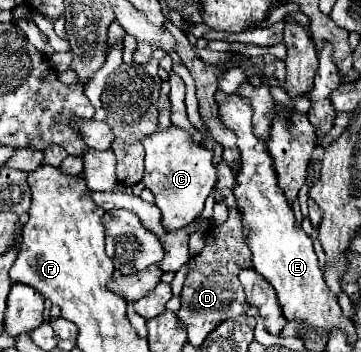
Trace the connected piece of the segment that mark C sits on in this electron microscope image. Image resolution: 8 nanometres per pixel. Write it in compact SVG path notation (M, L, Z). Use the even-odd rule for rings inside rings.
M168 126L142 140L146 150L144 184L154 192L154 202L162 210L162 226L166 230L180 230L188 226L202 210L210 190L216 186L216 166L212 164L212 150L198 146L180 126Z

